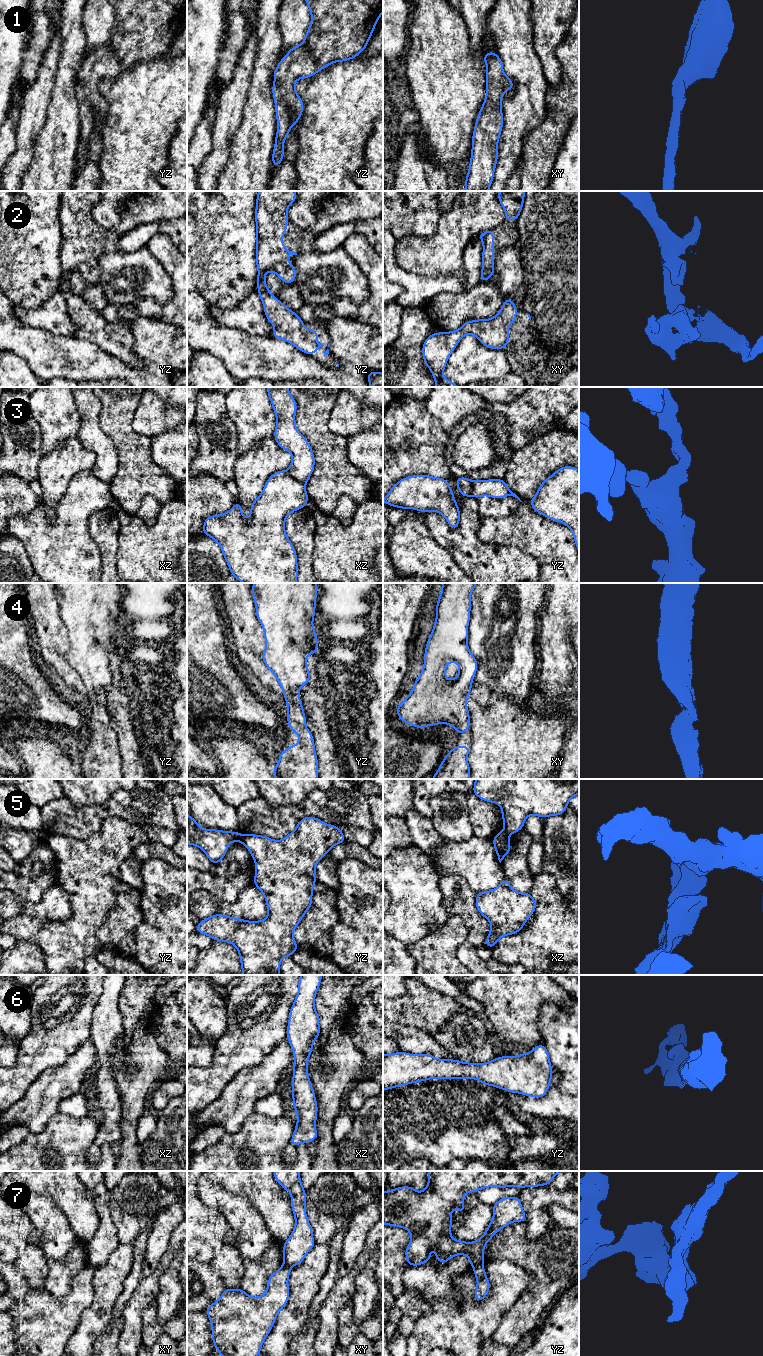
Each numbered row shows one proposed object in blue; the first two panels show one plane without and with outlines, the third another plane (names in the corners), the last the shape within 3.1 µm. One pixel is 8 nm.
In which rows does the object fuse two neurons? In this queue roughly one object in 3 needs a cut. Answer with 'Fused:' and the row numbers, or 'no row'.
Fused: 3, 5, 7

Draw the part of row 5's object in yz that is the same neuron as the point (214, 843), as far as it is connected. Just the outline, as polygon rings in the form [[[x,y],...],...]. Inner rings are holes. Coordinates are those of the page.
[[[187,814],[187,845],[199,847],[212,864],[219,864],[228,851],[230,842],[242,842],[240,832],[201,828],[197,821]]]

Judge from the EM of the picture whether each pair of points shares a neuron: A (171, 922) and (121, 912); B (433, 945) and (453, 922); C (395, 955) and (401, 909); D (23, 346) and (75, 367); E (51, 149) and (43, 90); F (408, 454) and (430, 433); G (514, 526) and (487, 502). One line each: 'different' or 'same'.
A: different
B: same
C: different
D: same
E: different
F: same
G: different

